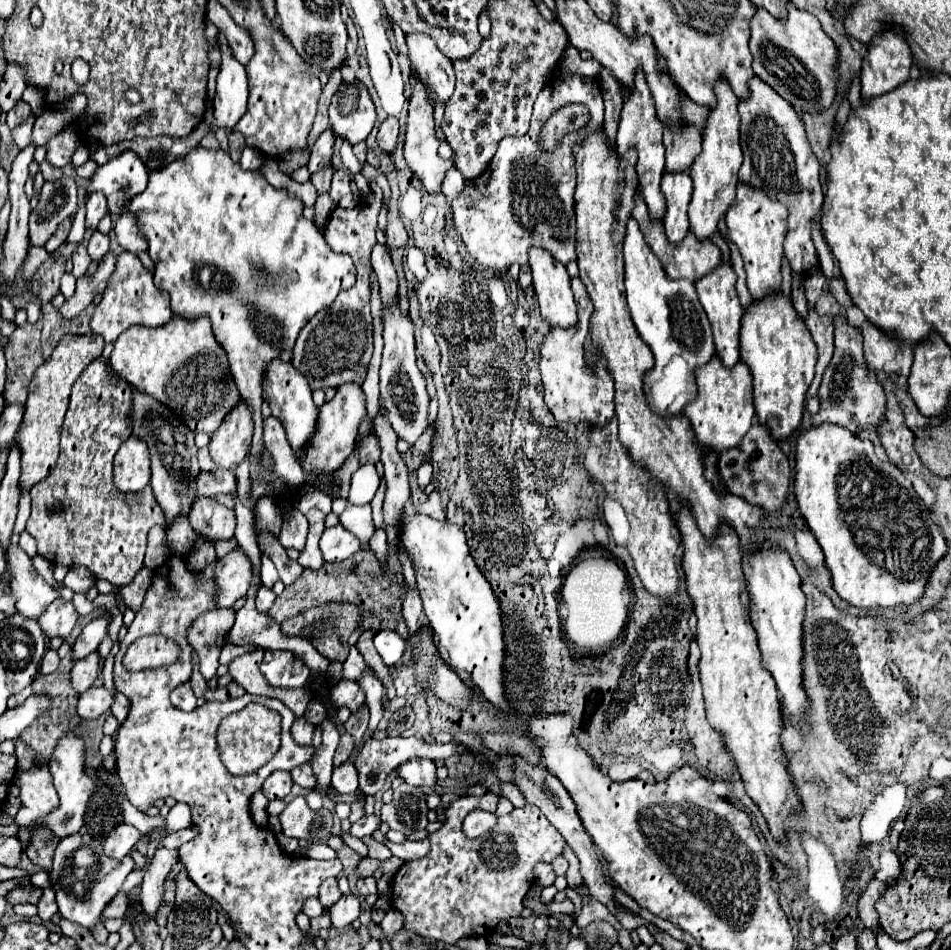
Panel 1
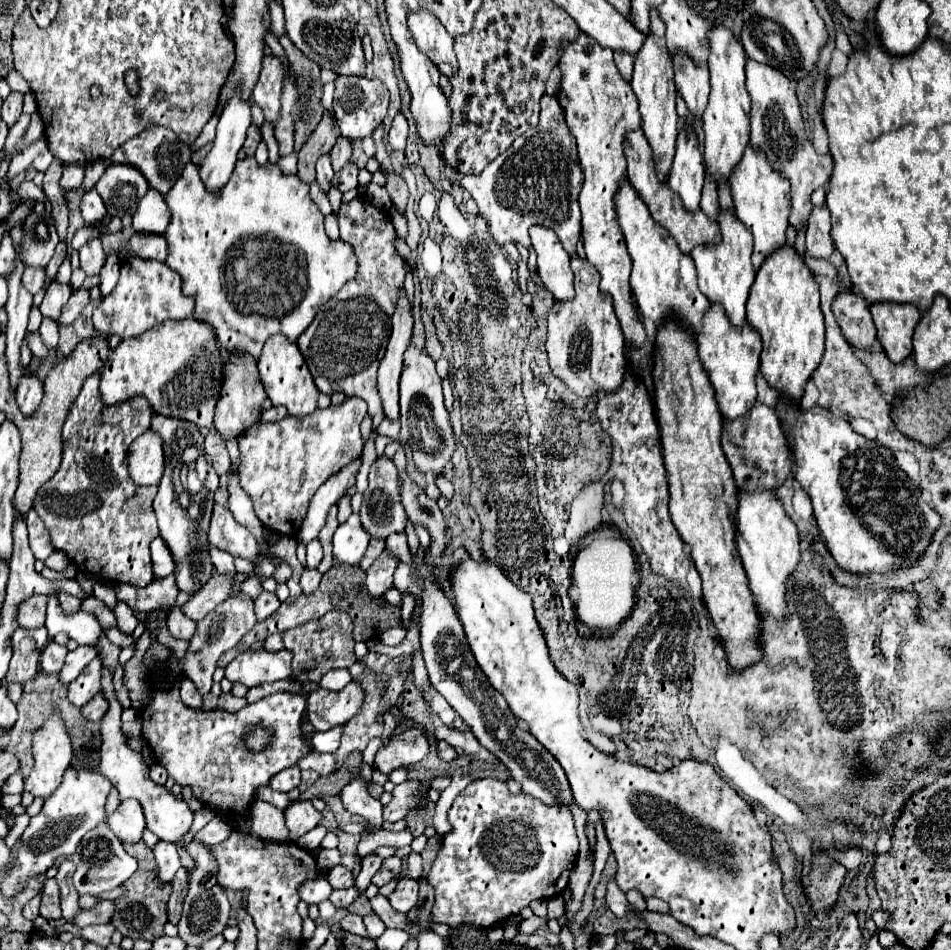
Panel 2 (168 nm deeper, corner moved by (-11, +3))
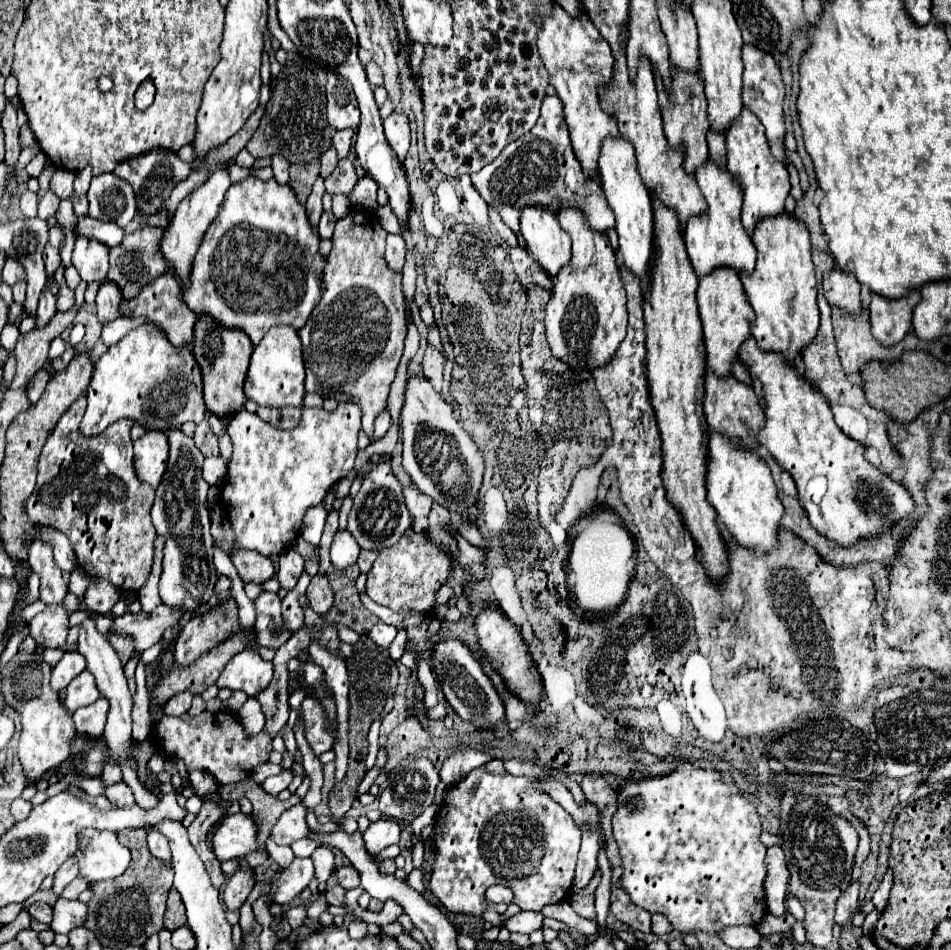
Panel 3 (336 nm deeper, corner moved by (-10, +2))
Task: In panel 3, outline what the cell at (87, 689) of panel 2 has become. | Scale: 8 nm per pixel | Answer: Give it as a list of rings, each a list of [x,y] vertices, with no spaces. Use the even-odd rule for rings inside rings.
[[[84,669],[78,677],[74,677],[70,681],[70,685],[66,687],[66,697],[64,697],[64,705],[68,711],[76,711],[82,705],[90,705],[100,697],[96,683],[94,683],[94,675],[90,675],[88,669]]]

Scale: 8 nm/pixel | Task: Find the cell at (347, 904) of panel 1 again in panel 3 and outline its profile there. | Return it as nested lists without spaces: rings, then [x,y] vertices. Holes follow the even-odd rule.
[[[380,819],[364,833],[364,845],[370,857],[378,857],[392,843],[400,843],[400,825],[394,819]]]

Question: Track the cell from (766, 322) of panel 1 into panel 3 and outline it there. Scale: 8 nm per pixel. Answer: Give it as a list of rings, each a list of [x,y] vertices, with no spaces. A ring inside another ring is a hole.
[[[790,215],[762,219],[754,237],[758,261],[752,275],[742,275],[746,297],[756,313],[752,337],[760,351],[782,353],[784,361],[792,367],[796,357],[814,341],[820,325],[820,311],[816,305],[816,271],[812,265],[810,235],[802,221]]]

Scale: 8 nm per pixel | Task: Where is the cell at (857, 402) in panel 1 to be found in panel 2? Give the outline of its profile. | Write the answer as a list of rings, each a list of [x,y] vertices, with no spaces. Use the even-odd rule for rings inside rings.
[[[839,292],[833,298],[831,310],[851,346],[871,346],[871,342],[875,342],[875,326],[869,304],[857,292]]]

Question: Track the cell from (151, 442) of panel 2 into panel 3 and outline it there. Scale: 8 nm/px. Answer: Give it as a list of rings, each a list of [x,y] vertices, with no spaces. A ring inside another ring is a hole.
[[[146,431],[134,441],[134,469],[142,483],[158,487],[168,461],[168,439],[162,431]]]

